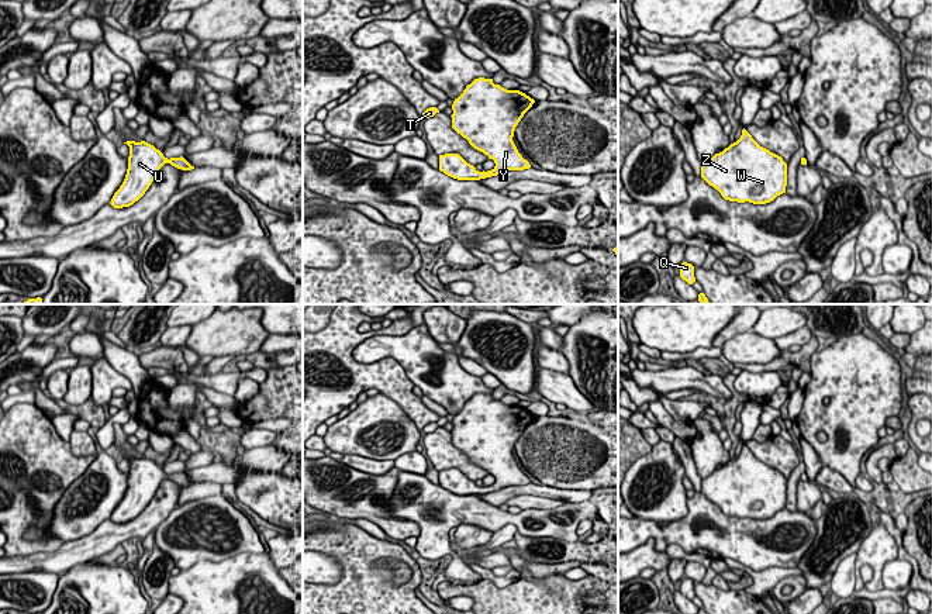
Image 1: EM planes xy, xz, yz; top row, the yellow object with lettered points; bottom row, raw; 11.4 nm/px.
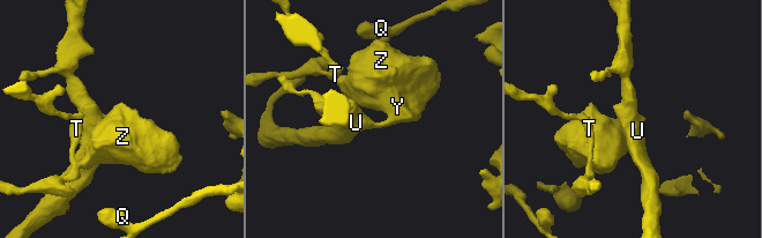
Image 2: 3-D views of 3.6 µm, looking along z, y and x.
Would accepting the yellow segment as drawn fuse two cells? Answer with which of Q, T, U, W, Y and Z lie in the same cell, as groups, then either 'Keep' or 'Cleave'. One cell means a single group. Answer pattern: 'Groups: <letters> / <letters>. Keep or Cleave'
Groups: Q T U W Y Z. Keep

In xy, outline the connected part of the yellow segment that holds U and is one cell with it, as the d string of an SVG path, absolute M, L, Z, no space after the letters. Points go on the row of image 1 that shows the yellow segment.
M127 141L124 144L130 146L128 169L122 184L110 201L114 208L130 207L138 201L165 163L182 170L194 169L183 156L168 159L159 149L145 141Z

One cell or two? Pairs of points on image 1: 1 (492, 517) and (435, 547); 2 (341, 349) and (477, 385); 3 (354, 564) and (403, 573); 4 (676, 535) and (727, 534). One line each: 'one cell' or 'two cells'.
1: one cell
2: two cells
3: two cells
4: one cell

